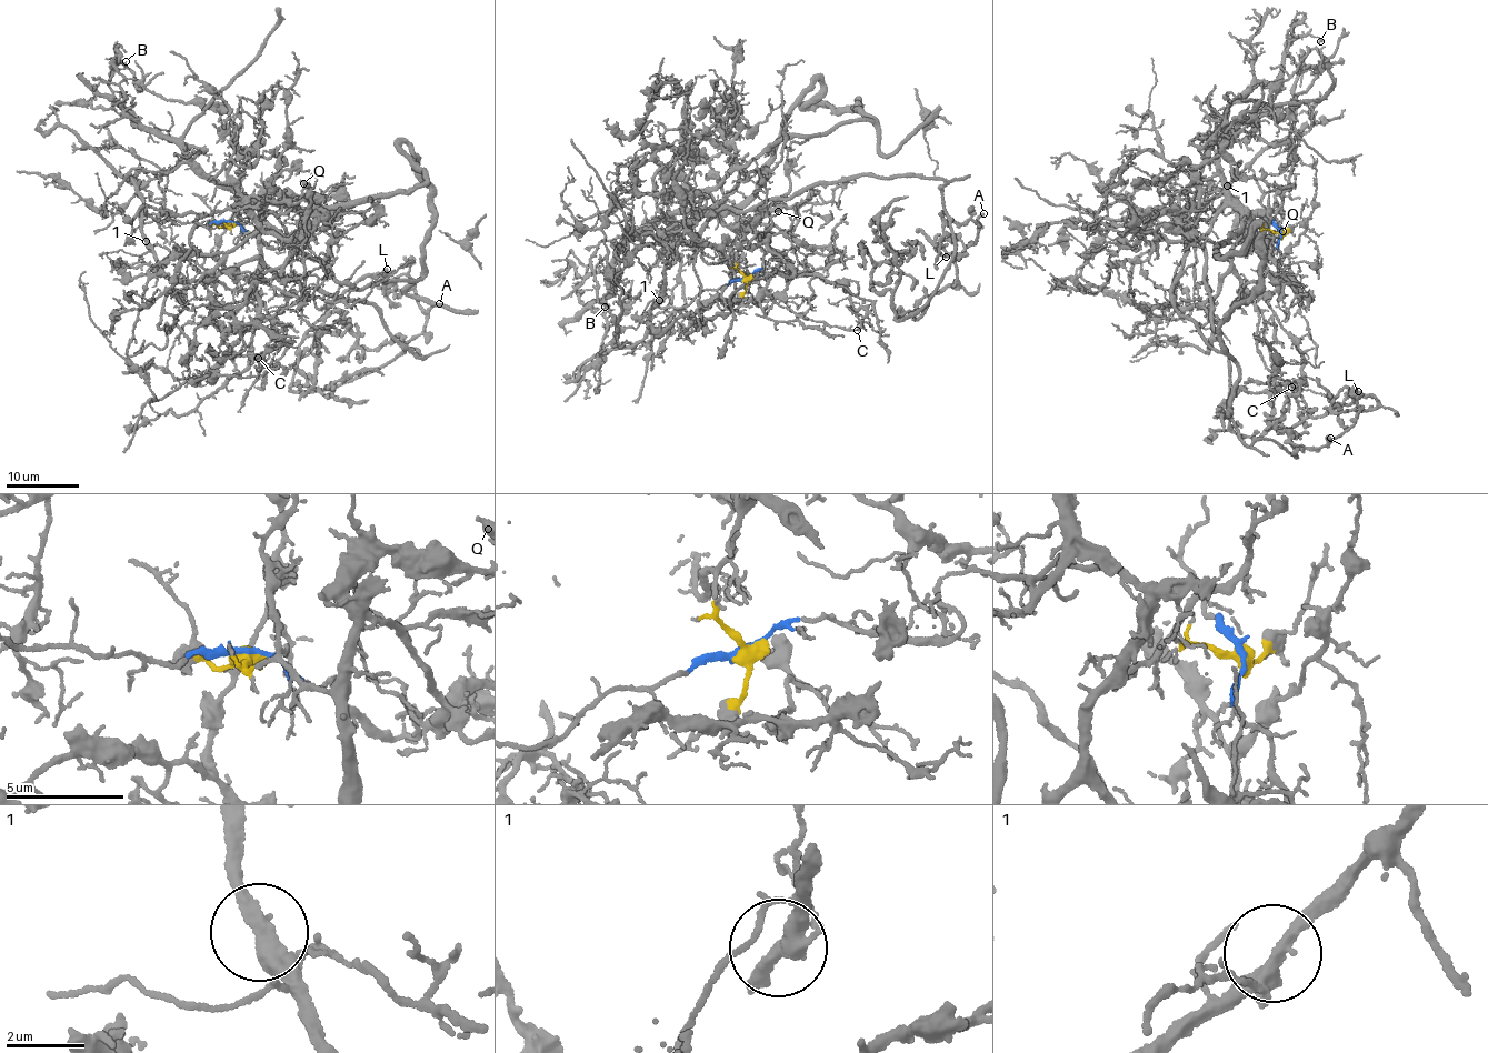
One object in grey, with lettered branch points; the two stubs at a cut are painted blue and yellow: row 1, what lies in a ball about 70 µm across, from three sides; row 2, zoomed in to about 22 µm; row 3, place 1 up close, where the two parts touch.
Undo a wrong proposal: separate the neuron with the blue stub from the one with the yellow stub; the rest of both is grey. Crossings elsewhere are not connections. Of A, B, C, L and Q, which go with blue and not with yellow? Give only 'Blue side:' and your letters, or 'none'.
Blue side: A, L

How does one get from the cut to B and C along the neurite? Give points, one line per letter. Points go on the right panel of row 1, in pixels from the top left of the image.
B: (1280, 232), (1242, 237), (1248, 209), (1217, 172), (1229, 103), (1276, 79), (1290, 41), (1320, 41)
C: (1280, 232), (1257, 228), (1239, 238), (1232, 252), (1232, 273), (1265, 299), (1304, 358), (1302, 377), (1291, 388)

